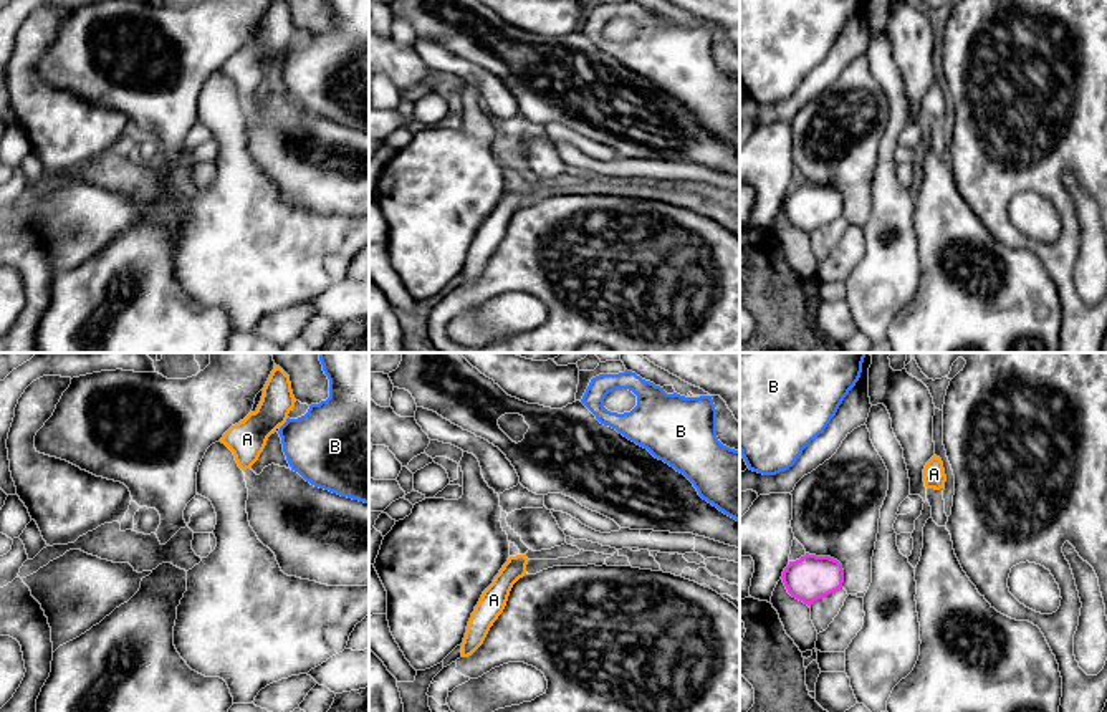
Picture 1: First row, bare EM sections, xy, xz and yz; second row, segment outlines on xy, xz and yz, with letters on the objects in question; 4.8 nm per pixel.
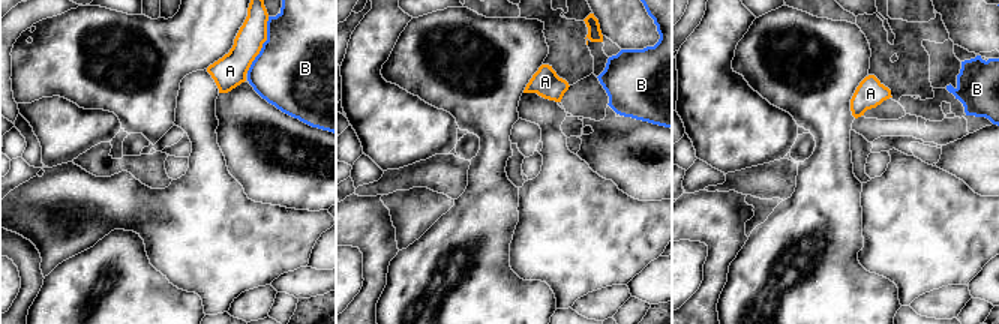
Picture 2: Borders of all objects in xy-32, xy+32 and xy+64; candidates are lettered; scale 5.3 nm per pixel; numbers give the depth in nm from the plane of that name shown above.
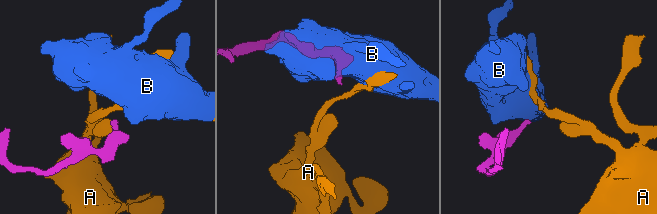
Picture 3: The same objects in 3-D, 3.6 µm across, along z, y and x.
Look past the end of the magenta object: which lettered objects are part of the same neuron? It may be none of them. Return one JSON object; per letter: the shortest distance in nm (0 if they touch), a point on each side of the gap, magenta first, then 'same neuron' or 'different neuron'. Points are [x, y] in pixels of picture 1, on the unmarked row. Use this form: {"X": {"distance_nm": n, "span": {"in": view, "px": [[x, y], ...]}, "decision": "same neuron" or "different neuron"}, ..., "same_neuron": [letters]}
{"A": {"distance_nm": 550, "span": {"in": "yz", "px": [[841, 194], [925, 115]]}, "decision": "different neuron"}, "B": {"distance_nm": 420, "span": {"in": "yz", "px": [[806, 182], [775, 103]]}, "decision": "different neuron"}, "same_neuron": []}

